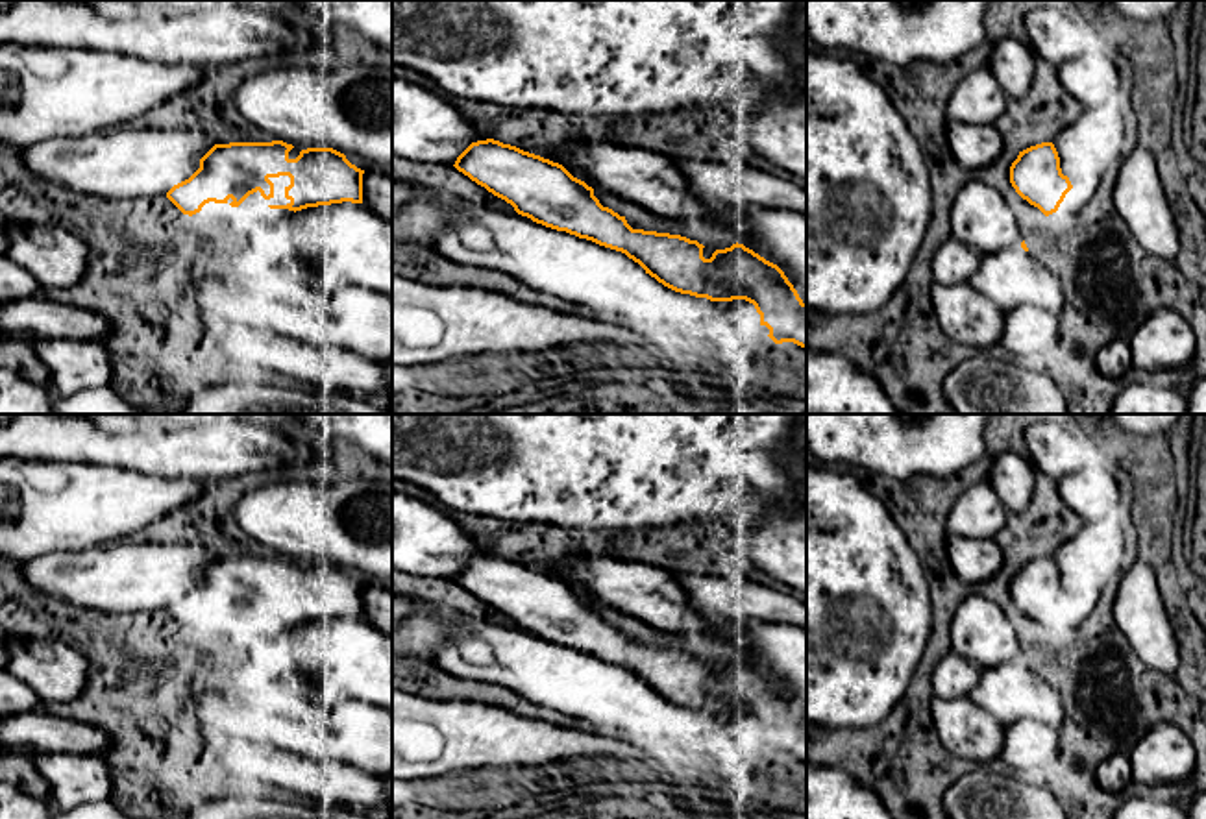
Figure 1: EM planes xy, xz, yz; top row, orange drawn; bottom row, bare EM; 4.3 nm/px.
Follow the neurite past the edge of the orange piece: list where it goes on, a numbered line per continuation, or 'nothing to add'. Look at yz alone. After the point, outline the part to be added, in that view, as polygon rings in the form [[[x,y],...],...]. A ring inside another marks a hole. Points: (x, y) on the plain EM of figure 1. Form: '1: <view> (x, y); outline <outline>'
nothing to add

